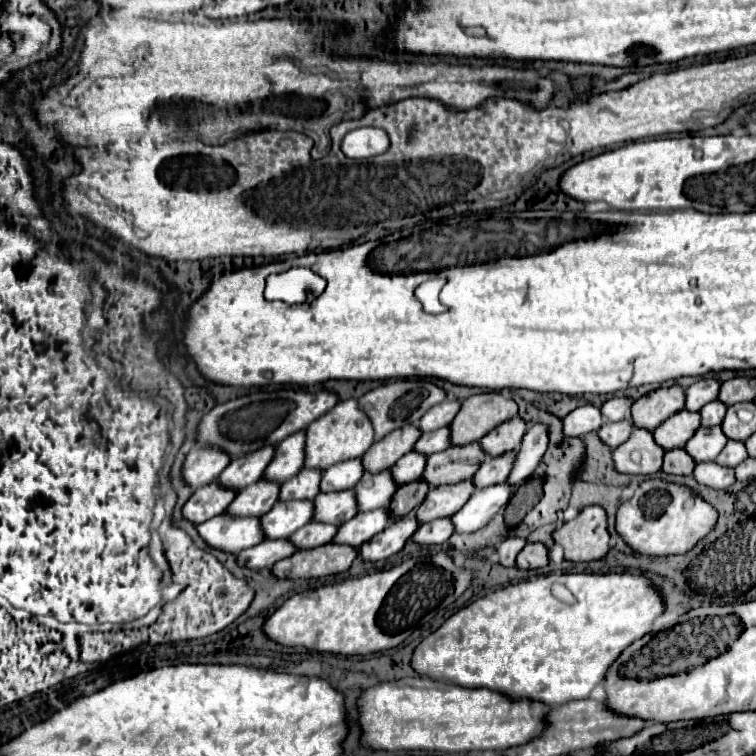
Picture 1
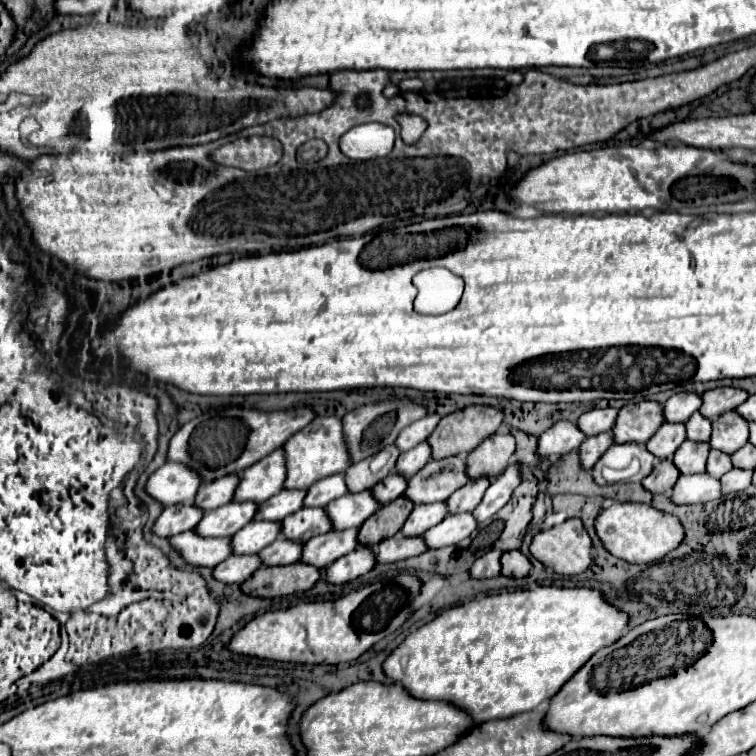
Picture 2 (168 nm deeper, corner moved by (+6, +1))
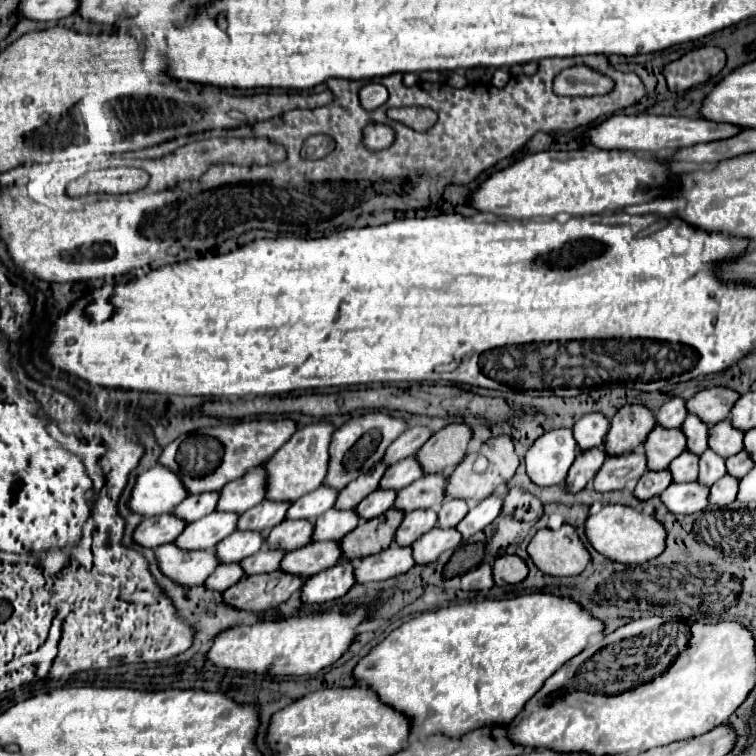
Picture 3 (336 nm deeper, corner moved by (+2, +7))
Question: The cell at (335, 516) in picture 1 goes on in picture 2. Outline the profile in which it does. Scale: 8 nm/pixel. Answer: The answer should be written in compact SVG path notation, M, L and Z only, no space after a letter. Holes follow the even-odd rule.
M302 507L300 511L288 515L288 519L284 519L282 523L284 523L282 535L302 543L306 543L314 535L322 535L334 529L326 509L322 507Z

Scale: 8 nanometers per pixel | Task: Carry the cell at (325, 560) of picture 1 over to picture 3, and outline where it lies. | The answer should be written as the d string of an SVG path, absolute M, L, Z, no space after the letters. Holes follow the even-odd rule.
M272 571L252 577L242 577L236 585L222 593L226 605L238 611L266 611L274 609L298 591L302 585L300 577Z

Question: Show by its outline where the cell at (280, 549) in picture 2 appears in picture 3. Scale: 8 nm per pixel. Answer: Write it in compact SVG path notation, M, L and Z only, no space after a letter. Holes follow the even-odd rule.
M268 547L260 549L260 553L254 553L252 557L244 559L240 563L240 567L244 569L246 575L260 575L260 573L272 573L276 569L280 569L280 561L286 553L284 551L270 551Z

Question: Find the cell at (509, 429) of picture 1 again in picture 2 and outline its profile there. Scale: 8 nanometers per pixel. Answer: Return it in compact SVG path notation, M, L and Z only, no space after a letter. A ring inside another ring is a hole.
M494 433L484 439L466 459L466 471L470 479L480 475L494 477L510 463L516 449L516 441L510 433Z

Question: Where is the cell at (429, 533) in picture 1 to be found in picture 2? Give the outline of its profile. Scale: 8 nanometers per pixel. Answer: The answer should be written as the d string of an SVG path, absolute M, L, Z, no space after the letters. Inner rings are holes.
M396 533L376 545L376 555L380 555L380 563L394 563L398 559L408 559L428 551L424 537L406 537Z

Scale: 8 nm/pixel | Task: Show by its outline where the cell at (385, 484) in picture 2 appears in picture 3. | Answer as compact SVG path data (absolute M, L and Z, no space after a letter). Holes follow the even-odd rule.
M376 489L374 493L370 493L358 507L356 507L356 515L364 521L380 517L382 513L386 513L396 499L396 491L384 491L384 489Z

